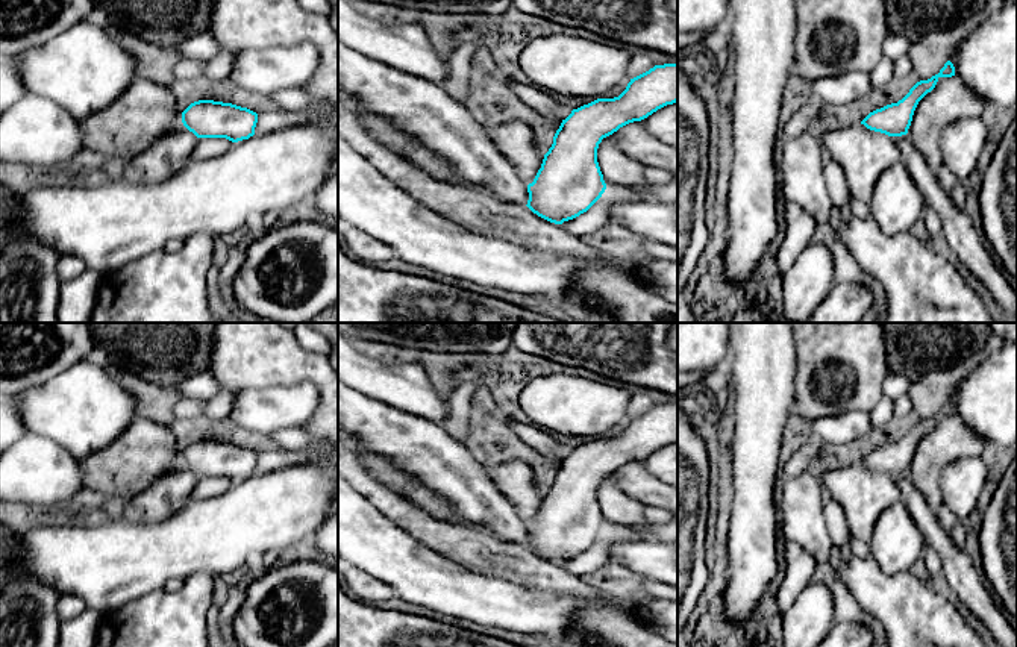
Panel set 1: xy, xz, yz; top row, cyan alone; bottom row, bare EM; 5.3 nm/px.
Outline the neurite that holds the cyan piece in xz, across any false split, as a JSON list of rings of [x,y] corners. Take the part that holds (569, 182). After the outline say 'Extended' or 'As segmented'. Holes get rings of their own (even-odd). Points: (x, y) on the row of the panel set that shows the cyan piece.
[[[338,41],[338,85],[358,100],[365,111],[393,121],[411,139],[430,148],[450,164],[455,180],[491,191],[502,202],[527,206],[538,217],[562,224],[587,212],[605,192],[606,183],[597,162],[603,138],[620,127],[641,121],[658,109],[677,102],[677,64],[655,65],[631,79],[626,89],[614,98],[597,98],[573,109],[562,120],[553,144],[544,155],[532,183],[526,185],[511,162],[490,139],[485,126],[446,92],[444,85],[382,65]]]. Extended

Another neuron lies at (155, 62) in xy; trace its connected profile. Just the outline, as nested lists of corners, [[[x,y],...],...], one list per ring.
[[[117,32],[115,38],[121,47],[135,56],[138,77],[165,86],[174,82],[174,67],[182,61],[176,47],[155,45],[127,32]]]

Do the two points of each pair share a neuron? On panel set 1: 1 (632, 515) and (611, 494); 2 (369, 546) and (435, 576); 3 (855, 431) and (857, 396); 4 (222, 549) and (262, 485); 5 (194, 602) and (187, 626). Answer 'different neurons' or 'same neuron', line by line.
1: same neuron
2: same neuron
3: different neurons
4: same neuron
5: same neuron

